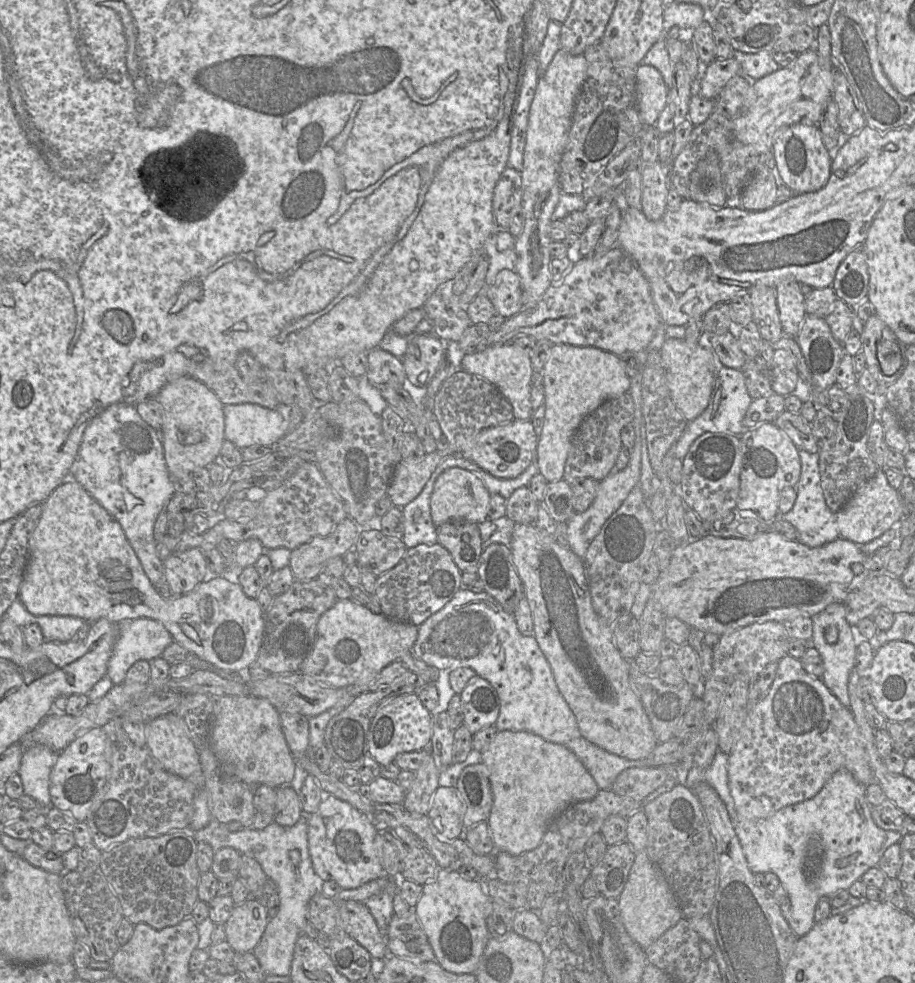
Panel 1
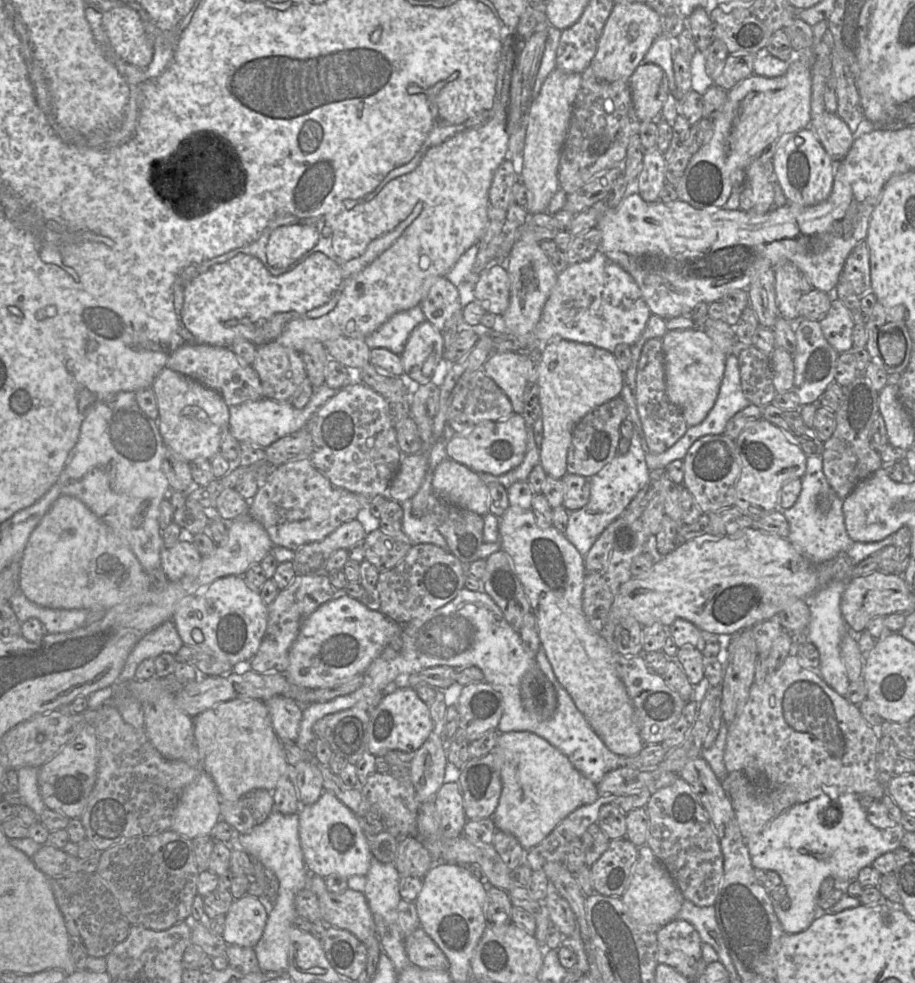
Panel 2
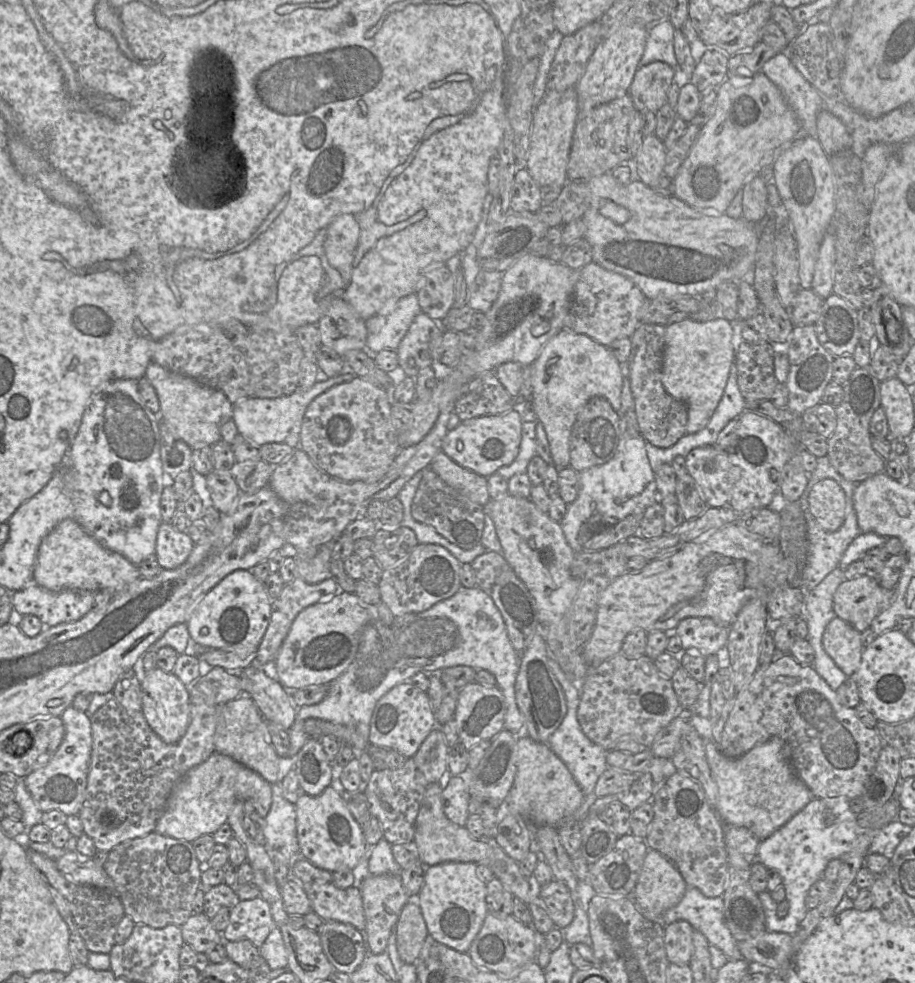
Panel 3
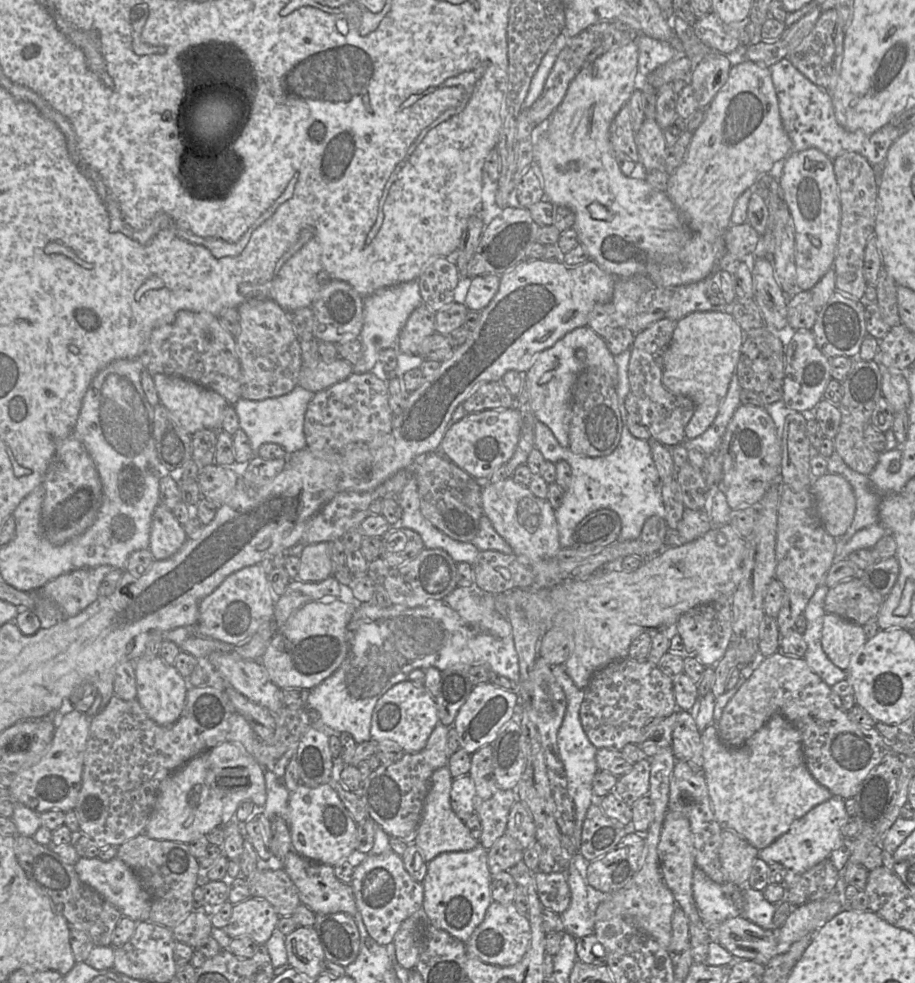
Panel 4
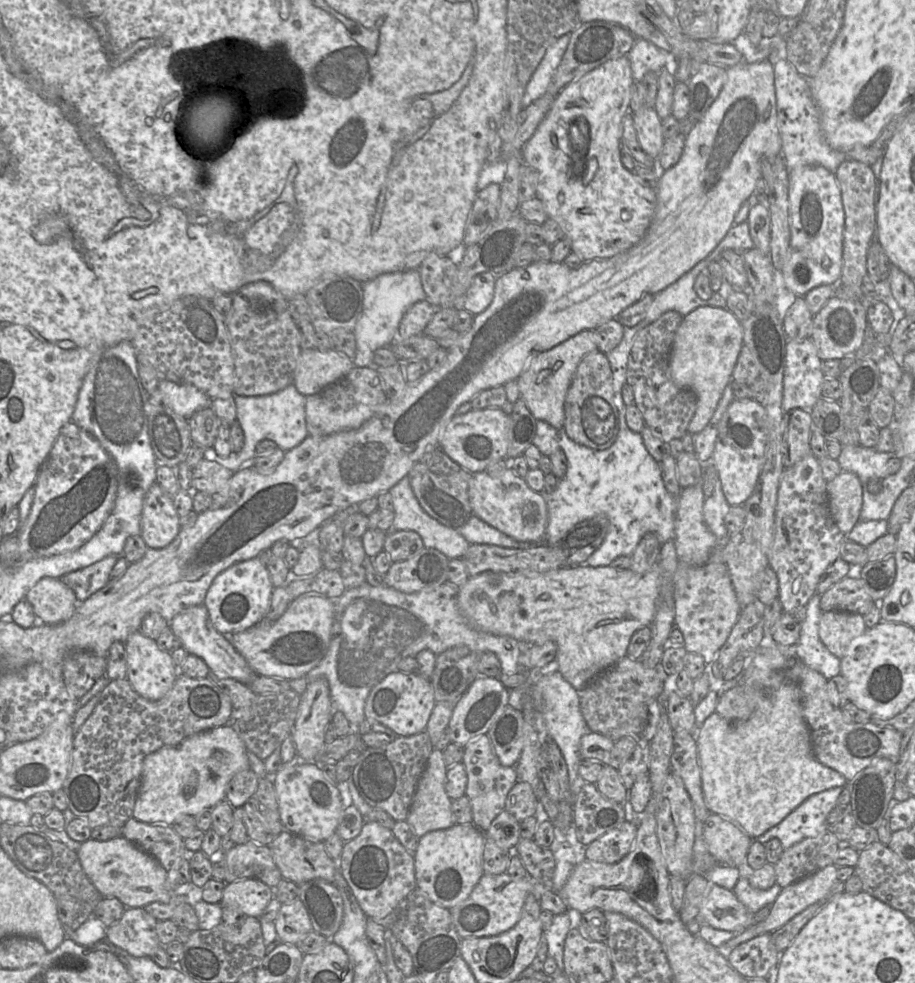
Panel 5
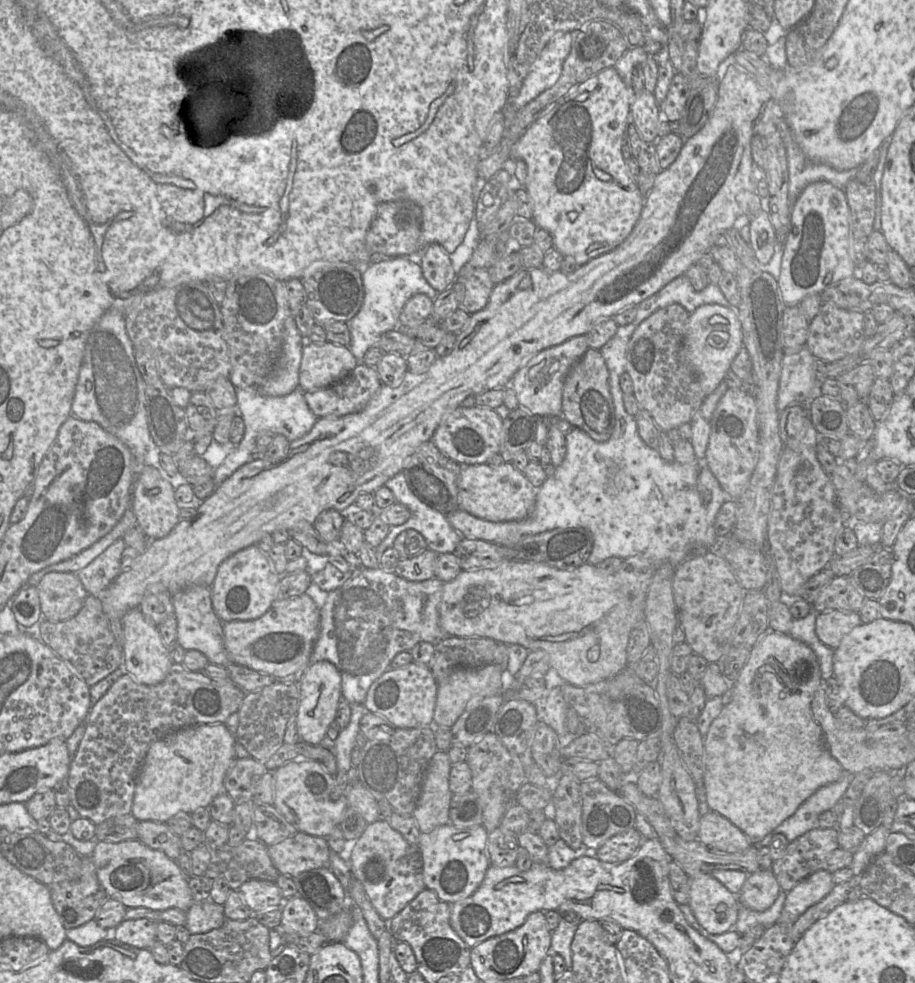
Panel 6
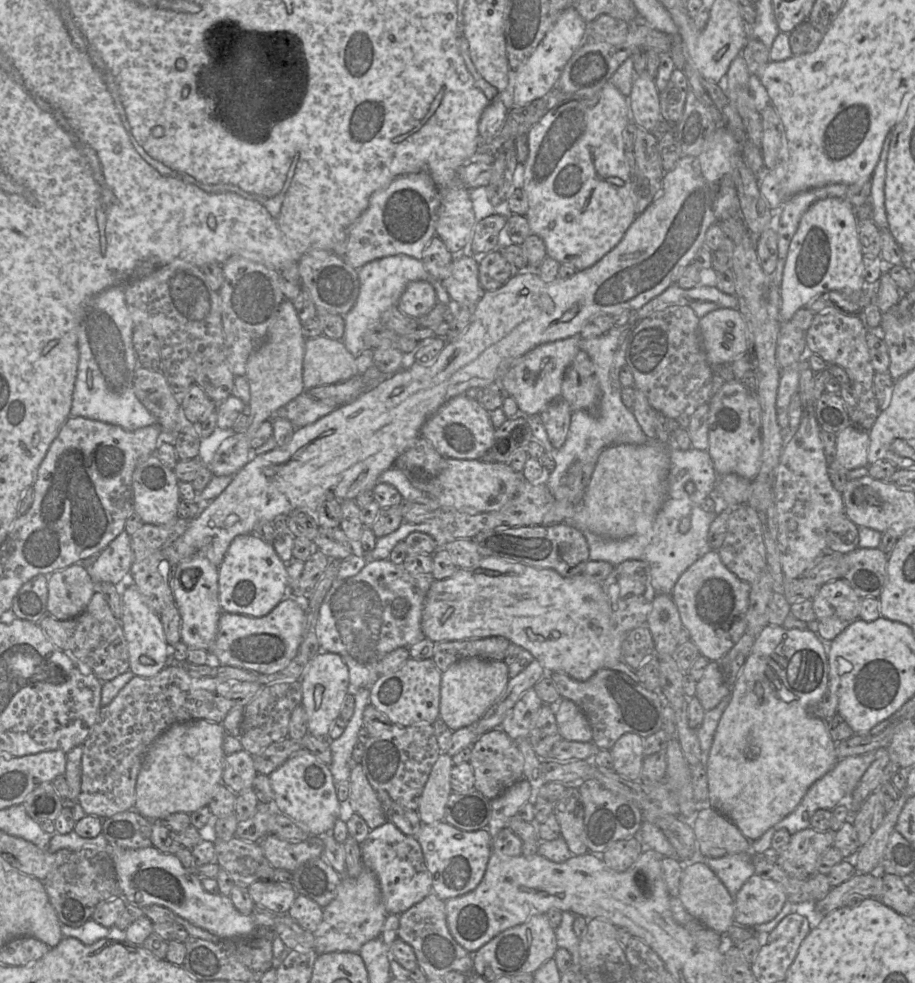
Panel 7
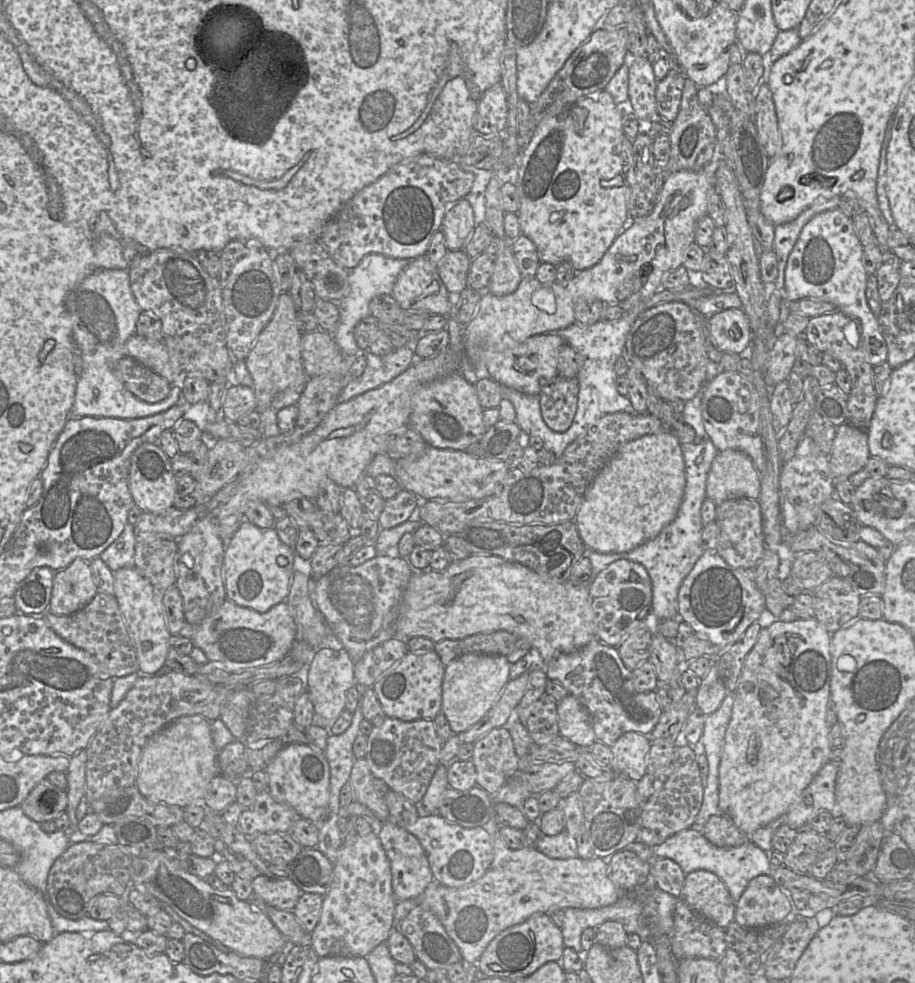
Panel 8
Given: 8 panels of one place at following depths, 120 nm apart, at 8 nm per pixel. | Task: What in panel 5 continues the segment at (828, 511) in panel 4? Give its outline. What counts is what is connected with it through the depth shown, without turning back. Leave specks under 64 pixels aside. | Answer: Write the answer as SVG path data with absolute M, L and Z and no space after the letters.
M841 472L826 485L831 516L840 531L847 535L860 521L862 485L858 476Z

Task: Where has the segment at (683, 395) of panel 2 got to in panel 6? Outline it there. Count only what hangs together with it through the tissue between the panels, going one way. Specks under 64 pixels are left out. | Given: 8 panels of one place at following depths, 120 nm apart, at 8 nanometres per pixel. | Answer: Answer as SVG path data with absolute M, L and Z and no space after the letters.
M706 304L698 307L689 316L686 335L680 349L680 362L698 376L703 392L709 396L724 381L742 347L744 347L742 325L737 315L737 307Z

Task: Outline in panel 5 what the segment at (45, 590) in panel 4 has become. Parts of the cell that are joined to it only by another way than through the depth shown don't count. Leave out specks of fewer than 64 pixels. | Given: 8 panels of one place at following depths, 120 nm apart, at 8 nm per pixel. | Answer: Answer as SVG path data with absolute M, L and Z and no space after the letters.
M114 554L106 556L92 565L70 572L60 579L74 591L78 602L82 603L109 582L111 571L118 557Z

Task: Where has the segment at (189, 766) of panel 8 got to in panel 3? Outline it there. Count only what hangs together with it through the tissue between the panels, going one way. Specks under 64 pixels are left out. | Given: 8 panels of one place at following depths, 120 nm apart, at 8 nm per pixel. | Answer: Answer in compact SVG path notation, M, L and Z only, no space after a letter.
M214 752L203 763L190 769L174 786L154 832L192 842L201 835L212 835L223 823L237 801L250 799L262 818L272 804L272 787L260 774L230 756Z

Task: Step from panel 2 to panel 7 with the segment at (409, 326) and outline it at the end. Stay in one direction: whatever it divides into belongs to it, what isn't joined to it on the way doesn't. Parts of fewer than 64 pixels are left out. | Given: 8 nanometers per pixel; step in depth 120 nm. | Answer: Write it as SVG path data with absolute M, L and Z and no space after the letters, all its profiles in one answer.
M393 255L370 261L358 270L359 294L352 309L344 315L345 331L342 337L347 350L356 357L365 349L364 335L371 325L381 323L382 314L390 307L398 304L407 285L413 281L427 281L435 289L437 301L447 305L452 311L455 302L452 300L441 281L435 279L424 267L421 260L407 255Z

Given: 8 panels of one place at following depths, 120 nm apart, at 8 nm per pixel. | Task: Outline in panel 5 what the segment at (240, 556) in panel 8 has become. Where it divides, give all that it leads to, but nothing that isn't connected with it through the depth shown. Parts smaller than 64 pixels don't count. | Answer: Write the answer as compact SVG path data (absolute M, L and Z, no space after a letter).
M257 556L237 562L219 573L212 581L203 604L216 630L229 636L256 625L266 615L273 588L267 565Z

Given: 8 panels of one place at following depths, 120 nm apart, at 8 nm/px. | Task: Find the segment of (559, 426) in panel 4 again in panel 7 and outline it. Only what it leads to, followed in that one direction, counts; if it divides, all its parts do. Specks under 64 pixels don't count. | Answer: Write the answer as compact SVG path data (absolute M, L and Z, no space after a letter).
M580 335L544 343L530 350L515 361L499 380L506 396L502 409L507 418L516 415L540 414L551 402L562 397L562 382L568 366L580 349Z

